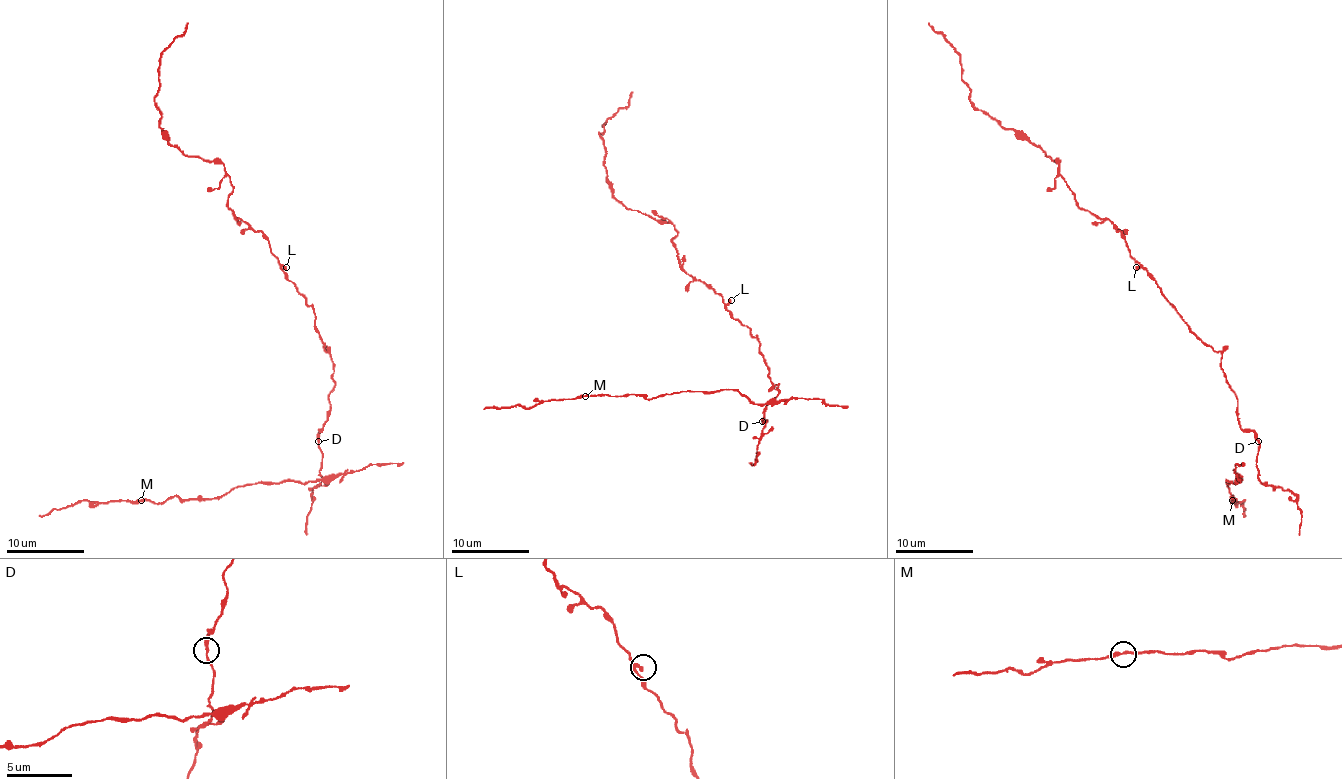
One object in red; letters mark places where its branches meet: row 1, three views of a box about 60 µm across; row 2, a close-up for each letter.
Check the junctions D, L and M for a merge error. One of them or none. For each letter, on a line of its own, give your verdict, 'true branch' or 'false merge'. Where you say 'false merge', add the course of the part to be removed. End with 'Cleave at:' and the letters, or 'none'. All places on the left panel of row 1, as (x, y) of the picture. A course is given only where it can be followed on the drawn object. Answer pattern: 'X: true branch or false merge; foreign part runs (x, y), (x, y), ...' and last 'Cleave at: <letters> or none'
D: true branch
L: true branch
M: true branch
Cleave at: none

